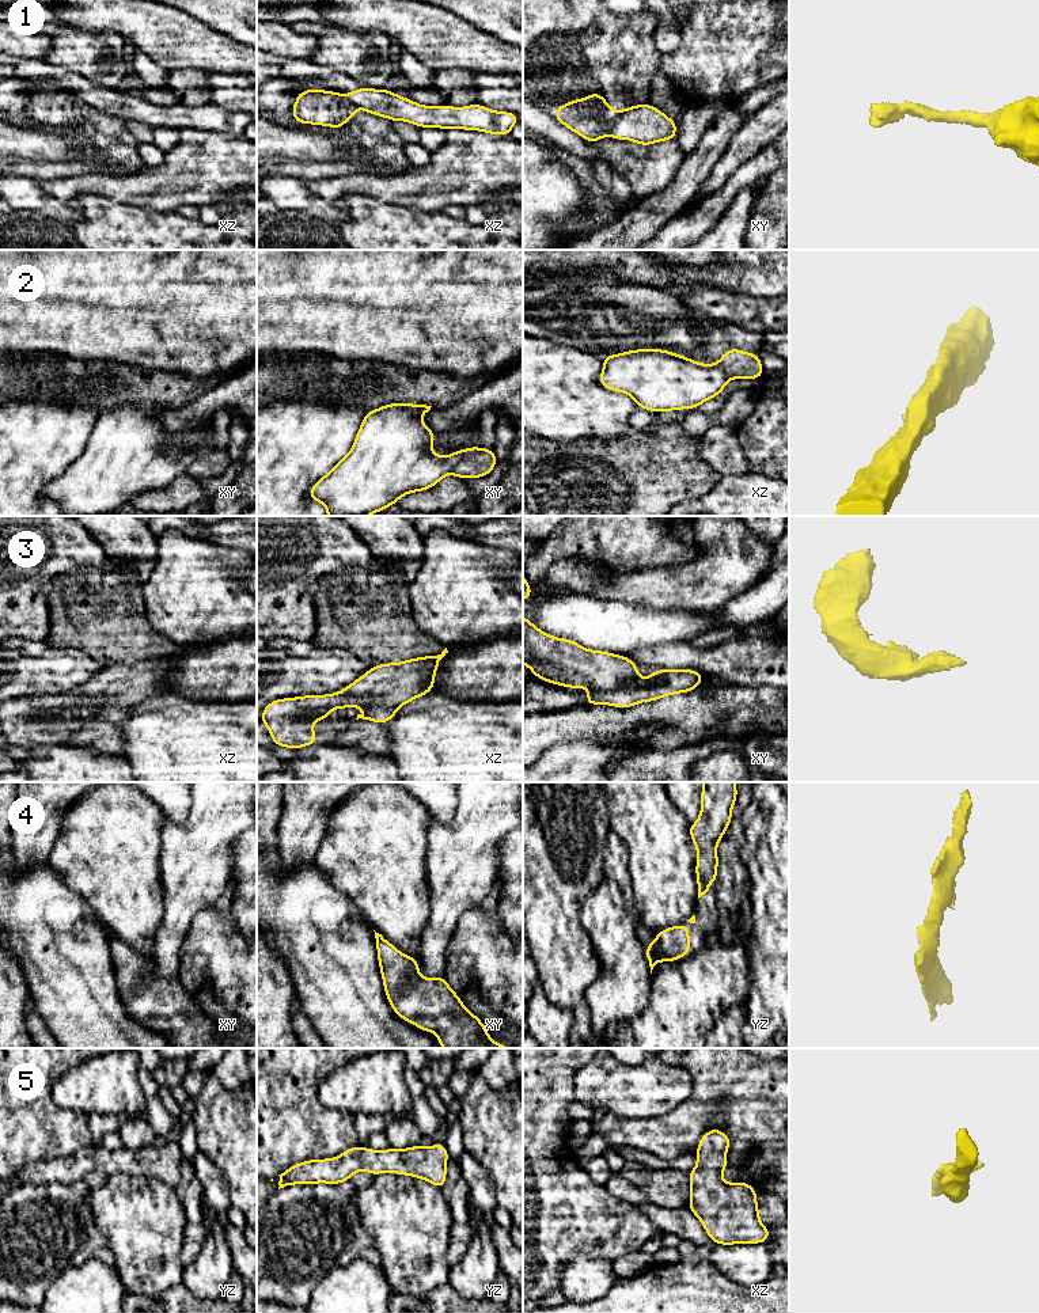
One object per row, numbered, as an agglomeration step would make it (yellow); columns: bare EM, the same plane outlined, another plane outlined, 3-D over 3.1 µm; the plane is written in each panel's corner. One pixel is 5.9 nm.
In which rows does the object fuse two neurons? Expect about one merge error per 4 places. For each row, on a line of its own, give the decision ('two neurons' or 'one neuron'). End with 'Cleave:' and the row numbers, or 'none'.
1: two neurons
2: two neurons
3: one neuron
4: one neuron
5: one neuron
Cleave: 1, 2

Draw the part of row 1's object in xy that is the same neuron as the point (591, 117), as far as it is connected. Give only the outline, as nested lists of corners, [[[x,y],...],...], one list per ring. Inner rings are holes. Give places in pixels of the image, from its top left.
[[[594,91],[589,96],[557,106],[554,118],[587,143],[596,143],[610,136],[619,113],[608,106],[602,94]]]

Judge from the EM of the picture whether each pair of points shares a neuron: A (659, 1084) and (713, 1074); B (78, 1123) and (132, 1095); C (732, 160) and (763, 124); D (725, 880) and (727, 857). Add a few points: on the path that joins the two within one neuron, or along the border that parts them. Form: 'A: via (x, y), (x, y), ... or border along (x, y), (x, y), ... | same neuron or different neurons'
A: border along (679, 1065), (690, 1077), (691, 1093), (675, 1107) | different neurons
B: border along (57, 1104), (65, 1110), (80, 1110), (87, 1115) | different neurons
C: via (739, 151), (755, 133) | same neuron
D: via (725, 875), (725, 862) | same neuron

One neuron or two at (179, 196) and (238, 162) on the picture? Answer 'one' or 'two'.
one

